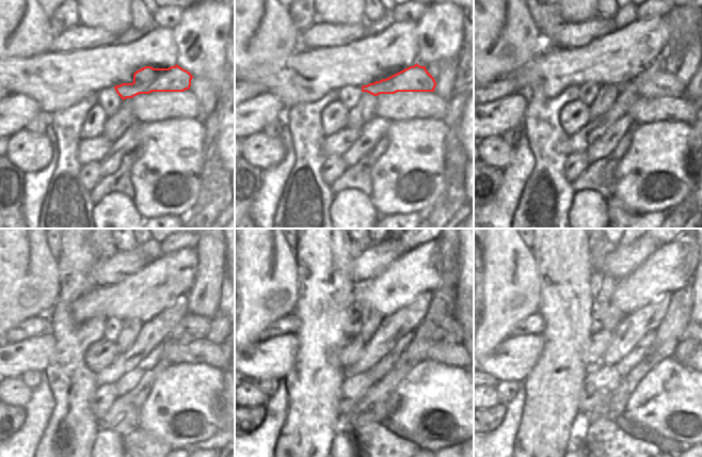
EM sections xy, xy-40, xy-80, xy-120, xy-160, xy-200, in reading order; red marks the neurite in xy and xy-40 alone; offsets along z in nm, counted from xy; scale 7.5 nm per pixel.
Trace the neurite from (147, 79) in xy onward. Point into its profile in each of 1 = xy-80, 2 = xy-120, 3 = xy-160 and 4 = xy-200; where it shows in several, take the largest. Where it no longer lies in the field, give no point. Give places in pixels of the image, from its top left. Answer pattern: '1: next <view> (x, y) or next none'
1: next xy-80 (654, 82)
2: next xy-120 (192, 327)
3: next xy-160 (442, 326)
4: next xy-200 (690, 332)

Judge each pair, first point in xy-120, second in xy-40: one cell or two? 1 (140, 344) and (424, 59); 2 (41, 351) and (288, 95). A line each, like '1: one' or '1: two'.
1: two
2: two

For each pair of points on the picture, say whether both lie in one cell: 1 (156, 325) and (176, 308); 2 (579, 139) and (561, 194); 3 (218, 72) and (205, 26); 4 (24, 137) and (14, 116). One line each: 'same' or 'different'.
1: same
2: different
3: same
4: different

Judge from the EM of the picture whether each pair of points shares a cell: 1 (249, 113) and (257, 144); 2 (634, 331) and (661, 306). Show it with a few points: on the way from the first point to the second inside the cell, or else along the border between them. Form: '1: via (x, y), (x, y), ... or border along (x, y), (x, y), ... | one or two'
1: border along (262, 131), (256, 131), (245, 138) | two
2: via (640, 325), (655, 311) | one

